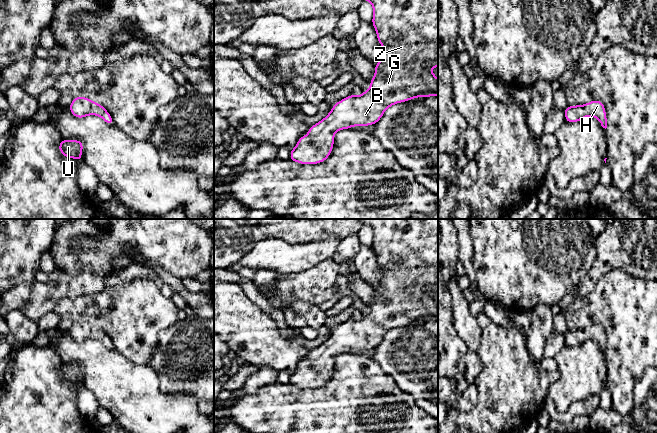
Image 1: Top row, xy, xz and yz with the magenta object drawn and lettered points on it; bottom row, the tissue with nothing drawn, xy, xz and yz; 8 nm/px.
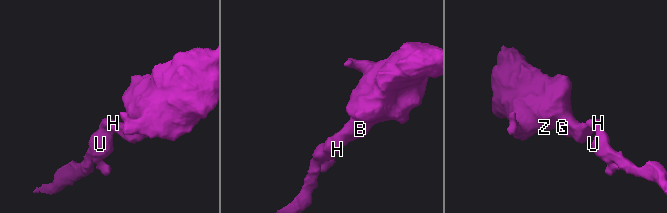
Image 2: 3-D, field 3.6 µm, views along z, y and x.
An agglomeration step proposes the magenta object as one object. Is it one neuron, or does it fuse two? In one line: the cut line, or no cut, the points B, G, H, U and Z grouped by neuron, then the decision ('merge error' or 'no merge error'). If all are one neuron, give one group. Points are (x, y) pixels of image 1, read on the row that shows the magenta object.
no cut | B G H U Z | no merge error

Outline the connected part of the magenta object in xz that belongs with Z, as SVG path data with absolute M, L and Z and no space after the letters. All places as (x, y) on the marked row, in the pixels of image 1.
M367 0L373 5L373 19L378 42L384 50L380 62L374 64L375 76L369 81L371 87L360 96L353 94L334 104L329 114L308 129L308 135L299 138L296 147L290 150L290 160L300 164L318 164L330 155L334 145L334 134L337 130L349 129L352 126L376 124L384 111L400 102L416 97L438 96L438 79L430 66L438 67L438 0Z

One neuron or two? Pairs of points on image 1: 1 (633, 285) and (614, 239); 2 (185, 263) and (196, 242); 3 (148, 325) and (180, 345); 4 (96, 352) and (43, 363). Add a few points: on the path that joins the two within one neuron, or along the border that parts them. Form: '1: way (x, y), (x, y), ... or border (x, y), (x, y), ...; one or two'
1: border (604, 274), (614, 269), (622, 269), (646, 280); two
2: way (185, 258), (185, 253), (191, 247); one
3: border (178, 320), (159, 332), (158, 344), (153, 354); two
4: border (47, 346), (58, 355), (61, 363); two

